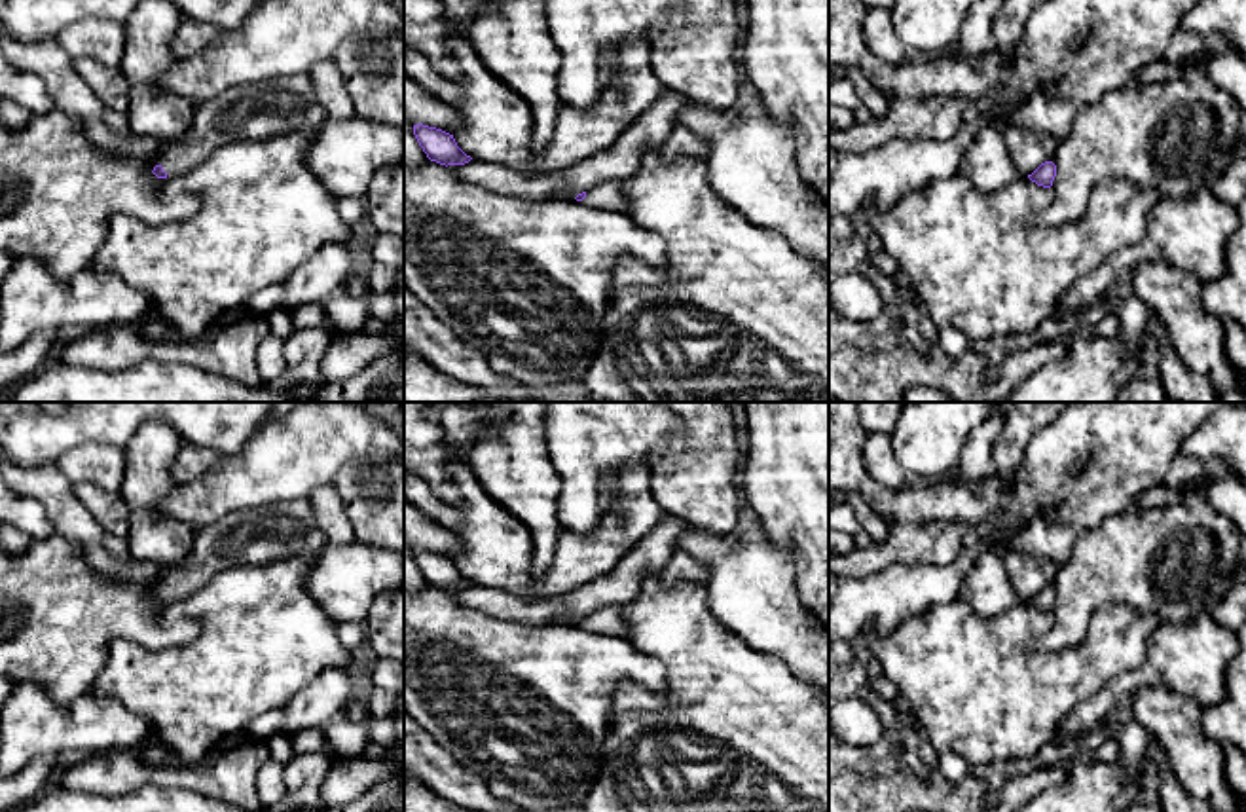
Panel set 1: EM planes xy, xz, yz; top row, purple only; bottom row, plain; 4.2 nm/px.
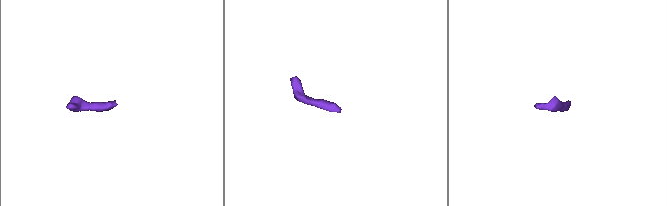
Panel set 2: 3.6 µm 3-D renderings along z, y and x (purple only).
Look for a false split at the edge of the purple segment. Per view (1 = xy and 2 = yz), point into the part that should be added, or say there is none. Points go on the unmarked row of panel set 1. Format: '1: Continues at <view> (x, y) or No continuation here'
1: Continues at xy (268, 534)
2: No continuation here

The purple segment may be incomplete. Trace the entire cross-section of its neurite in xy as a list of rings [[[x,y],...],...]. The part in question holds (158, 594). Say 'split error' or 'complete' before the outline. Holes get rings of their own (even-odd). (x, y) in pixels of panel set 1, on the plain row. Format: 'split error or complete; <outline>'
split error; [[[307,499],[241,508],[197,529],[186,560],[169,569],[152,598],[176,605],[222,569],[319,554],[324,544]]]

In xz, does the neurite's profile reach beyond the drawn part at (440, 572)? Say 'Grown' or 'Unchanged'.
Unchanged

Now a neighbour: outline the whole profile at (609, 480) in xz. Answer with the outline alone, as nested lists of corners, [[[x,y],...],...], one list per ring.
[[[605,471],[601,474],[599,491],[605,497],[601,518],[611,512],[624,510],[624,505],[618,501],[618,474]]]

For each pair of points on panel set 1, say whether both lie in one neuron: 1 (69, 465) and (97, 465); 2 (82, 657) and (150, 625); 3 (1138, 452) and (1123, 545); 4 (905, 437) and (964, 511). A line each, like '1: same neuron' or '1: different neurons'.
1: same neuron
2: same neuron
3: different neurons
4: different neurons

